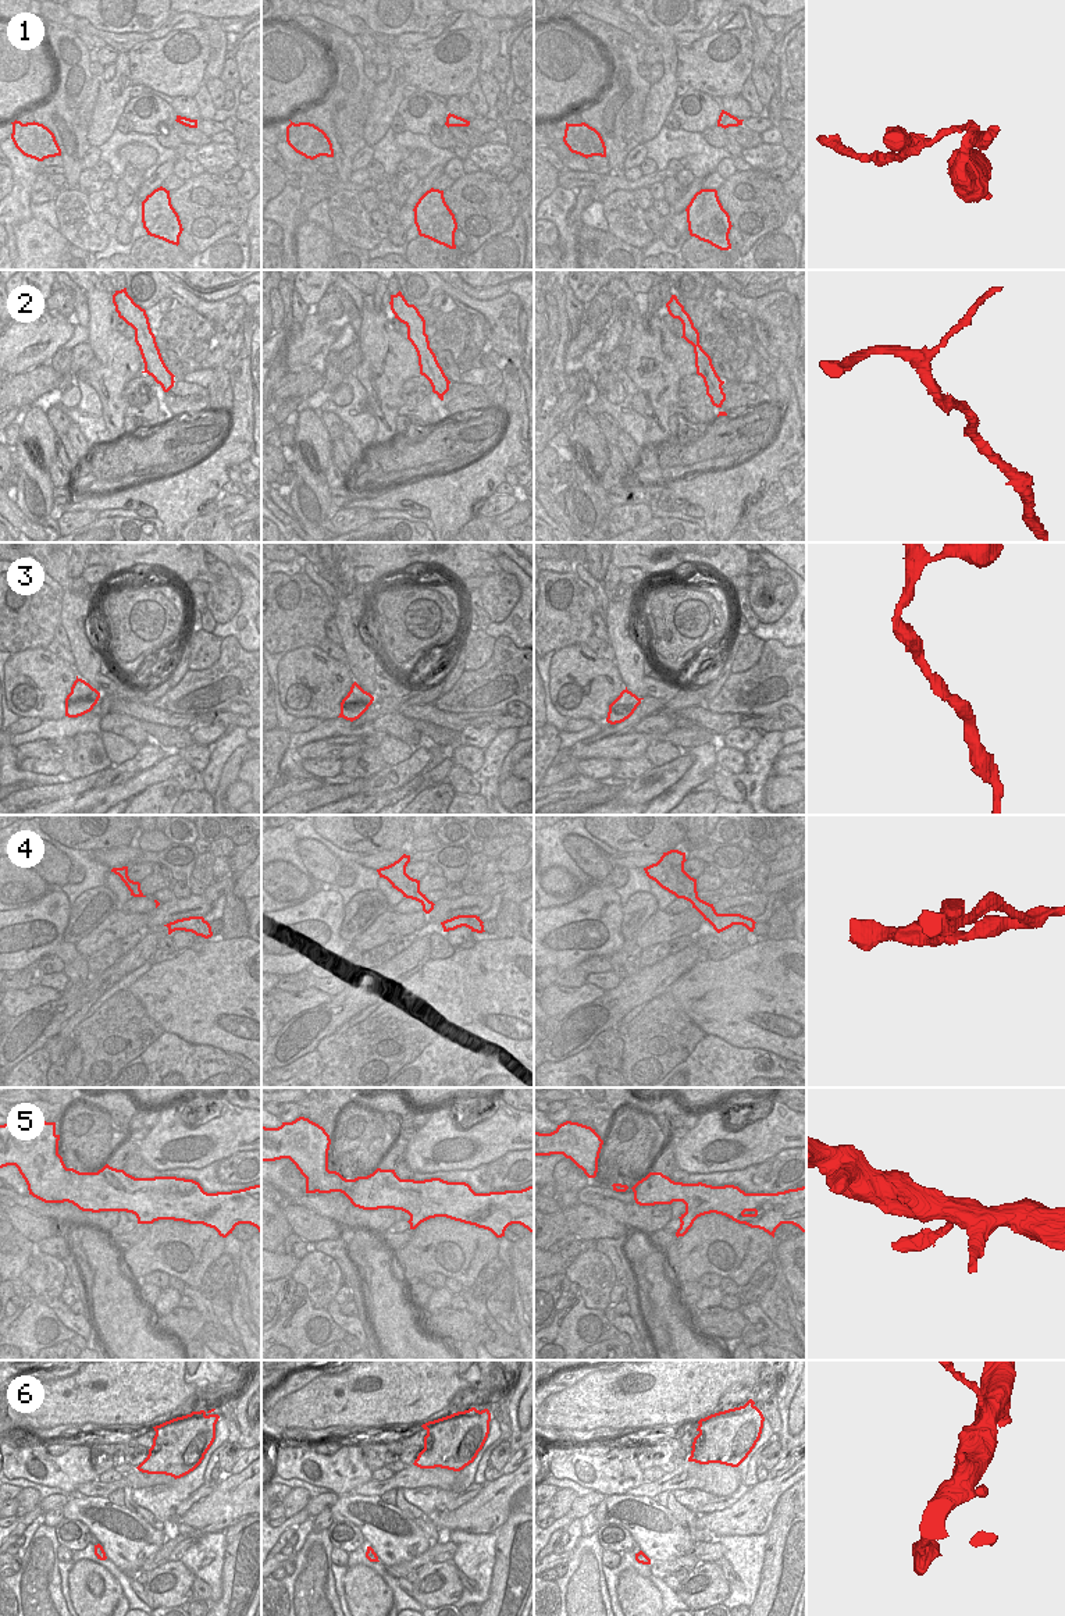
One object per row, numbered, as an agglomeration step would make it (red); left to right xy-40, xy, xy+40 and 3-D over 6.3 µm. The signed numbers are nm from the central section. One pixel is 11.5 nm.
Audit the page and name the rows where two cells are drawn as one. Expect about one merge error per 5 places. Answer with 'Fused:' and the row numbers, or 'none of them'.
Fused: none of them

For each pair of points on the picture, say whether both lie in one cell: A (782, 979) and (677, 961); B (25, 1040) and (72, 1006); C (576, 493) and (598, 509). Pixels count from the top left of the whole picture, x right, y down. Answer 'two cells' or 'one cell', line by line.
A: two cells
B: one cell
C: one cell

